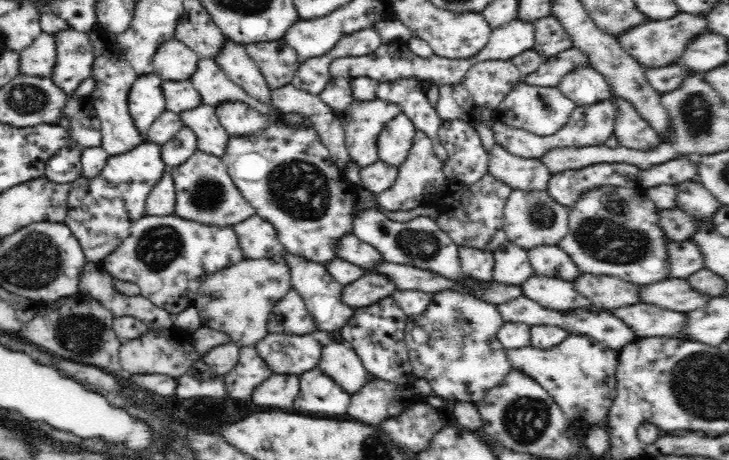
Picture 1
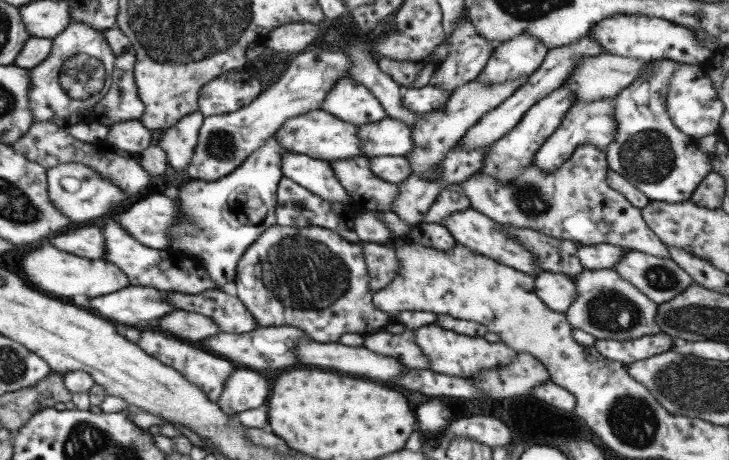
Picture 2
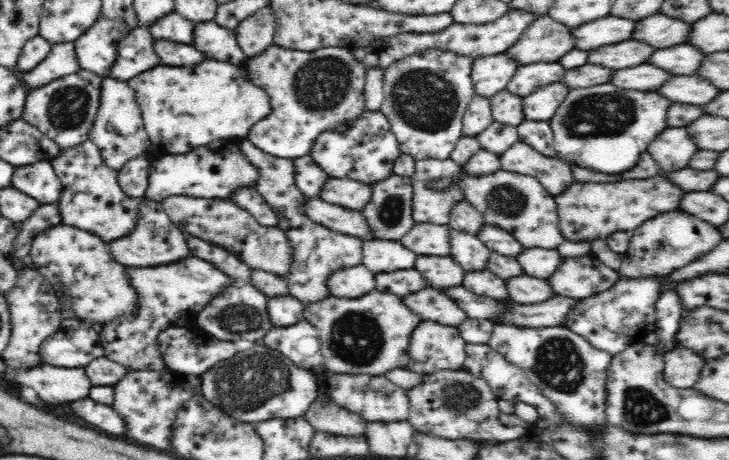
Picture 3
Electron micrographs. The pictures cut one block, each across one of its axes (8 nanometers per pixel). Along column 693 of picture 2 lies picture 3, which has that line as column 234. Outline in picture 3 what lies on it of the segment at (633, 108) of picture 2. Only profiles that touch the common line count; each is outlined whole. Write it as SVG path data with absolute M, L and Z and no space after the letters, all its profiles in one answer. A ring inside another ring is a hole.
M224 138L184 154L156 158L145 167L148 201L159 203L170 196L230 199L240 188L256 186L260 173L240 150L241 138Z

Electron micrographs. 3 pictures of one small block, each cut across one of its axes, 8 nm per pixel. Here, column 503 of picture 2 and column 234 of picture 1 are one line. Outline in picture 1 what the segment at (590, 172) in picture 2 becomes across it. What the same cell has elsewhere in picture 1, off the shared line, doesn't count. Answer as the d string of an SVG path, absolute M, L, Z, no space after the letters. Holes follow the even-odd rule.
M197 150L180 166L169 168L169 174L176 187L174 214L180 218L187 218L205 225L234 226L255 213L229 176L222 160L216 156Z

